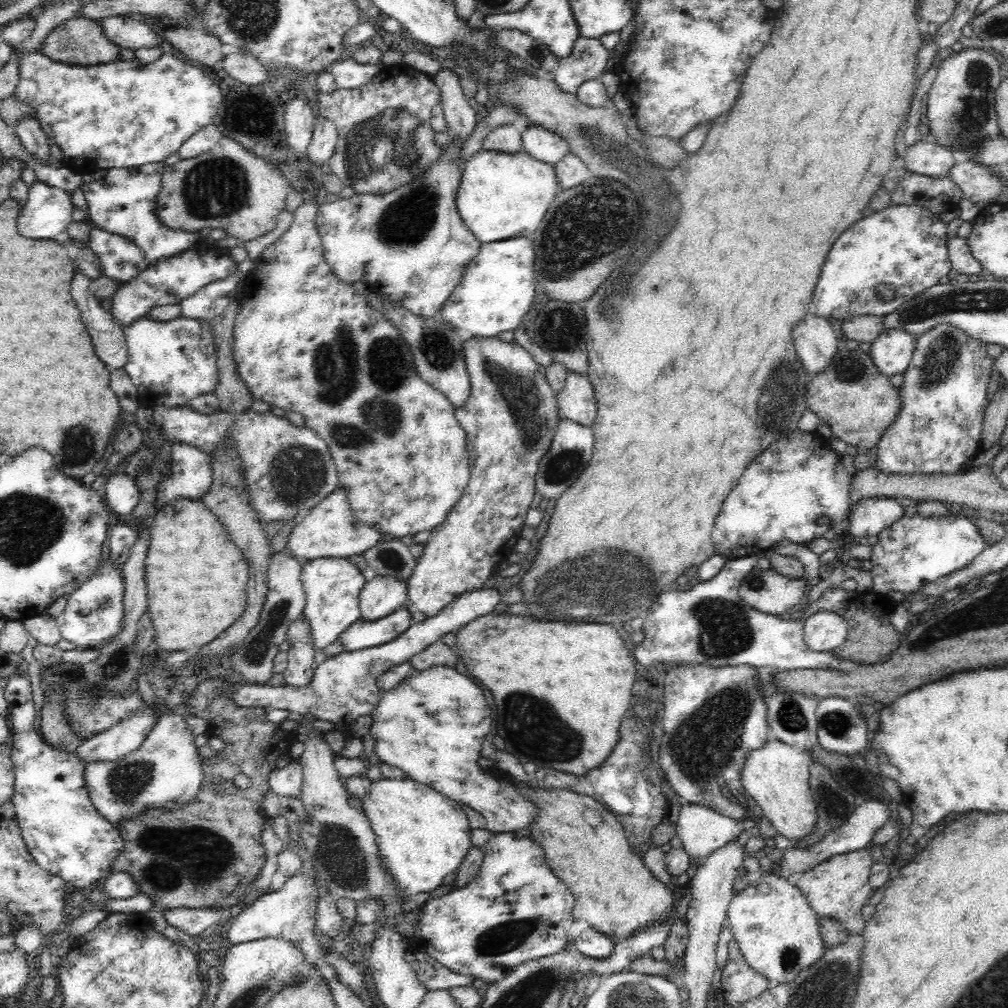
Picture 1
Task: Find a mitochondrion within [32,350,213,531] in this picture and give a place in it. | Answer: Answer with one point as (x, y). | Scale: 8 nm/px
(79, 448)

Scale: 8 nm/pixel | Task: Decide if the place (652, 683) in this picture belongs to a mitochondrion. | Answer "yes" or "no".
no

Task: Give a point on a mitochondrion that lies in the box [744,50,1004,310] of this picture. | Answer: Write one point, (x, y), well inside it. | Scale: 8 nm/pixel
(969, 118)

